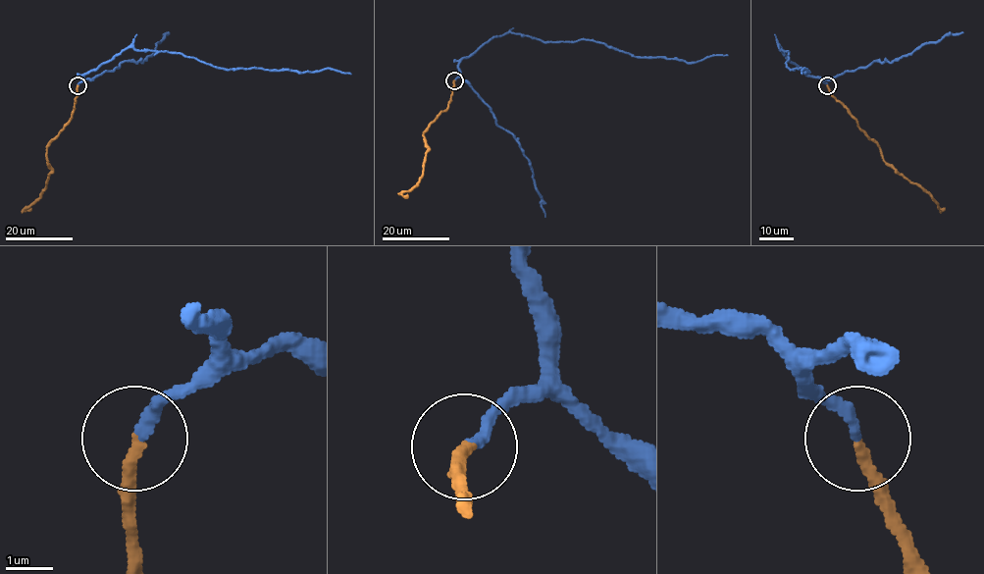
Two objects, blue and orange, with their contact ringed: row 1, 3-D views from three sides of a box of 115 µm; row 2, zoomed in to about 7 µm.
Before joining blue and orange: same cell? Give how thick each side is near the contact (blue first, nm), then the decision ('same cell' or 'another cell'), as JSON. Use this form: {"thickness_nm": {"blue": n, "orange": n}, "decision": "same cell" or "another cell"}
{"thickness_nm": {"blue": 260, "orange": 240}, "decision": "same cell"}

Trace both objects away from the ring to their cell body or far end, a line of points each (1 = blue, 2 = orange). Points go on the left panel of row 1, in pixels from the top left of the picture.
1: (77, 85), (86, 73), (130, 47), (180, 52), (228, 69), (318, 72), (330, 69), (351, 74)
2: (77, 85), (72, 118), (47, 147), (46, 159), (51, 172), (46, 187), (25, 210), (31, 208)

